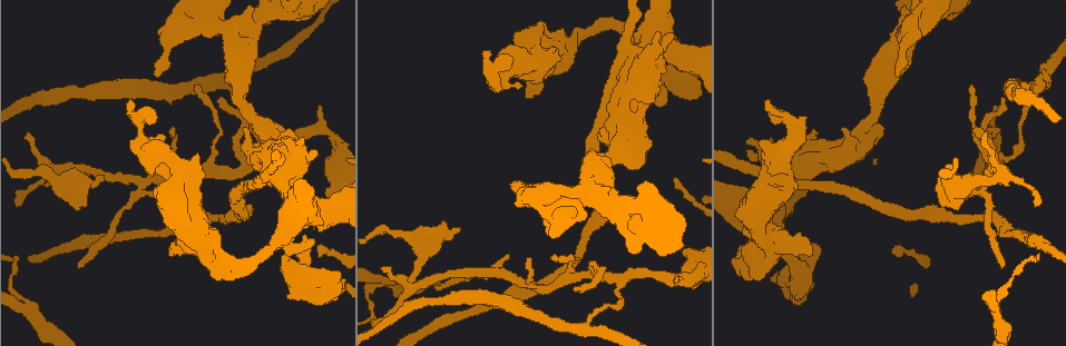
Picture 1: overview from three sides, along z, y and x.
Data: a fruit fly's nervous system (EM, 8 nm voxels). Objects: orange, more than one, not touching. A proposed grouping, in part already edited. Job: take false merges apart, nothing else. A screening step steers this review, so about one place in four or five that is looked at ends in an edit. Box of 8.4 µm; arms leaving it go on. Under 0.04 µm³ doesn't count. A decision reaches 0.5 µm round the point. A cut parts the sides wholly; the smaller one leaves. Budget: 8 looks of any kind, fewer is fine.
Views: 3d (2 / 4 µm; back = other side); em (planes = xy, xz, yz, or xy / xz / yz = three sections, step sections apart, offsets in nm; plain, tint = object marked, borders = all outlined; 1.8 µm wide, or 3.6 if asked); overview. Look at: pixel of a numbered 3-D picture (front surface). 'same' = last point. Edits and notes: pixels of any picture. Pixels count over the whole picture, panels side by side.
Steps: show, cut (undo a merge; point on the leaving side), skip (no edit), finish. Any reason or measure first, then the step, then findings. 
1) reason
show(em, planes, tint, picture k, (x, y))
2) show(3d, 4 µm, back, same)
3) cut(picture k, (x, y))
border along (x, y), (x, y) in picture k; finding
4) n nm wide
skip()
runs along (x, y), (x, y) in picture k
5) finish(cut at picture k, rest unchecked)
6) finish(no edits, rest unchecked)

arms part here
show(3d, 4 µm, picture 1, (137, 180))

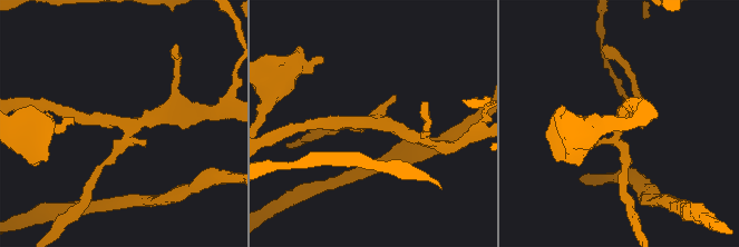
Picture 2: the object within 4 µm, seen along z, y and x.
show(em, planes, tint, picture 2, (371, 122))

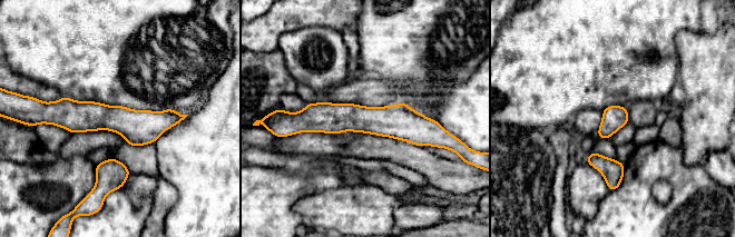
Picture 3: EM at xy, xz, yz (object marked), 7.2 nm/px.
skip()
runs along (432, 122), (307, 120), (299, 125) in picture 3; all the same neuron

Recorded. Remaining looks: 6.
sudden change in width
show(3d, 4 µm, back, picture 1, (374, 280))

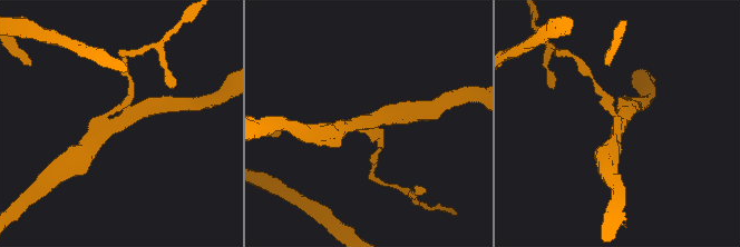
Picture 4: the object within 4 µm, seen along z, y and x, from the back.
show(em, planes, tint, picture 4, (365, 122))

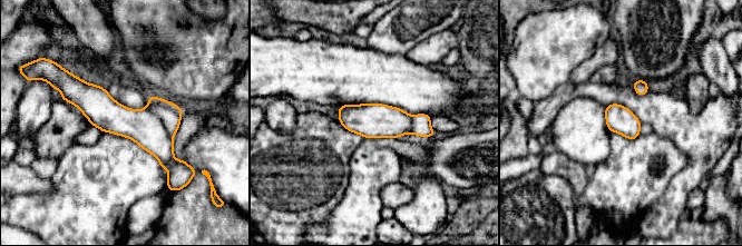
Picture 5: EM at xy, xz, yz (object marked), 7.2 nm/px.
200 nm wide
cut(picture 5, (171, 115))
border along (146, 107), (159, 118), (172, 136) in picture 5; two neurons meet here

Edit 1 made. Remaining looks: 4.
show(overview)

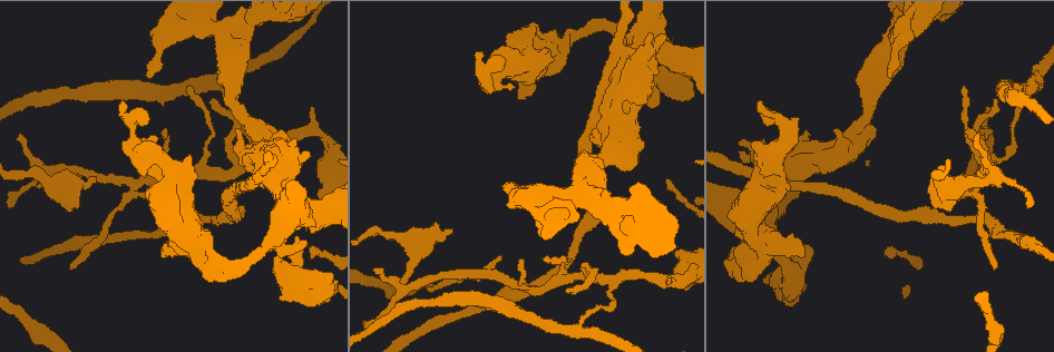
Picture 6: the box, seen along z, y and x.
abrupt turn
show(em, xz, step 8, tint, picture 6, (280, 270))

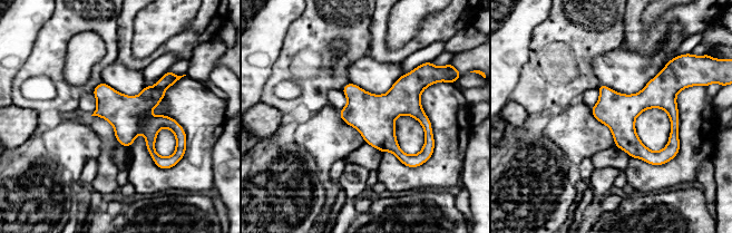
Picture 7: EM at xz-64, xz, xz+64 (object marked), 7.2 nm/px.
show(em, planes, tint, same)

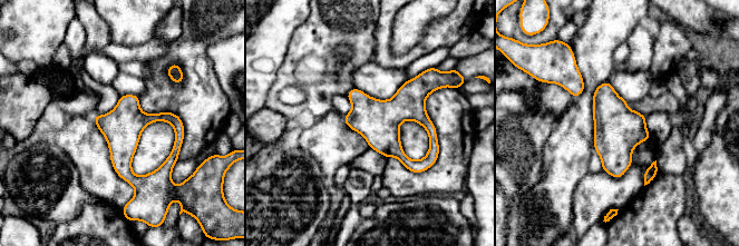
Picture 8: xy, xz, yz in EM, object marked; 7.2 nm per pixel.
280 nm wide
skip()
all the same neuron

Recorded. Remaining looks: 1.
finish(cut at picture 5, rest unchecked)

